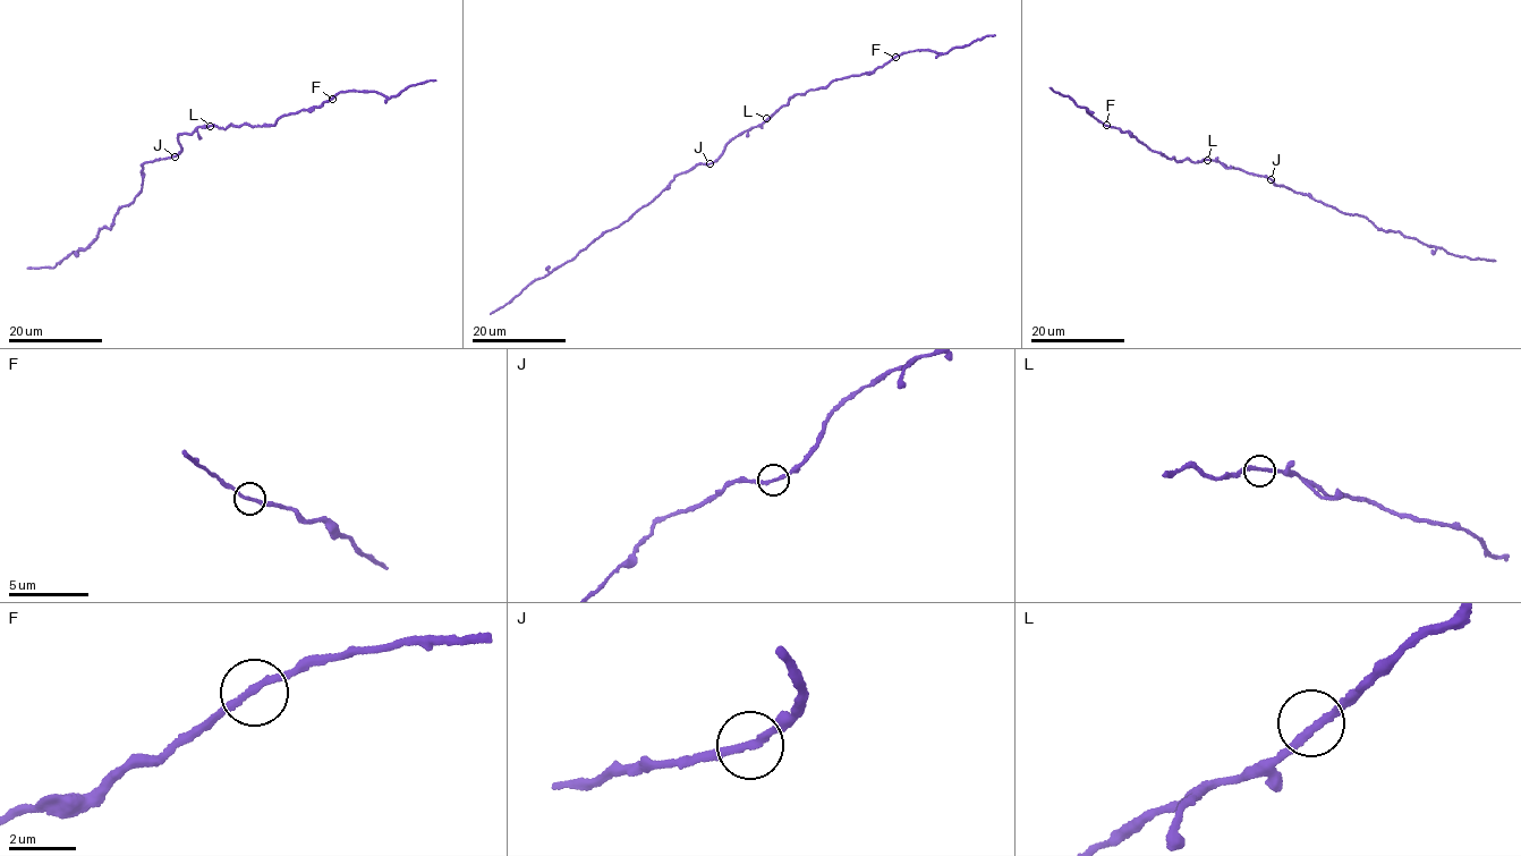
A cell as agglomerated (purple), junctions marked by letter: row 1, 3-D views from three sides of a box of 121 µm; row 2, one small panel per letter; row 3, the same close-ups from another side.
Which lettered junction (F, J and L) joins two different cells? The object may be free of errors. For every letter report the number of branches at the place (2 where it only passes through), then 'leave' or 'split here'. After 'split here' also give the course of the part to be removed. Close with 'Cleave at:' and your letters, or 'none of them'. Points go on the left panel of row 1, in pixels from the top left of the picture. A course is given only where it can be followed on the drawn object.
F: branches 2; leave
J: branches 2; leave
L: branches 2; leave
Cleave at: none of them

